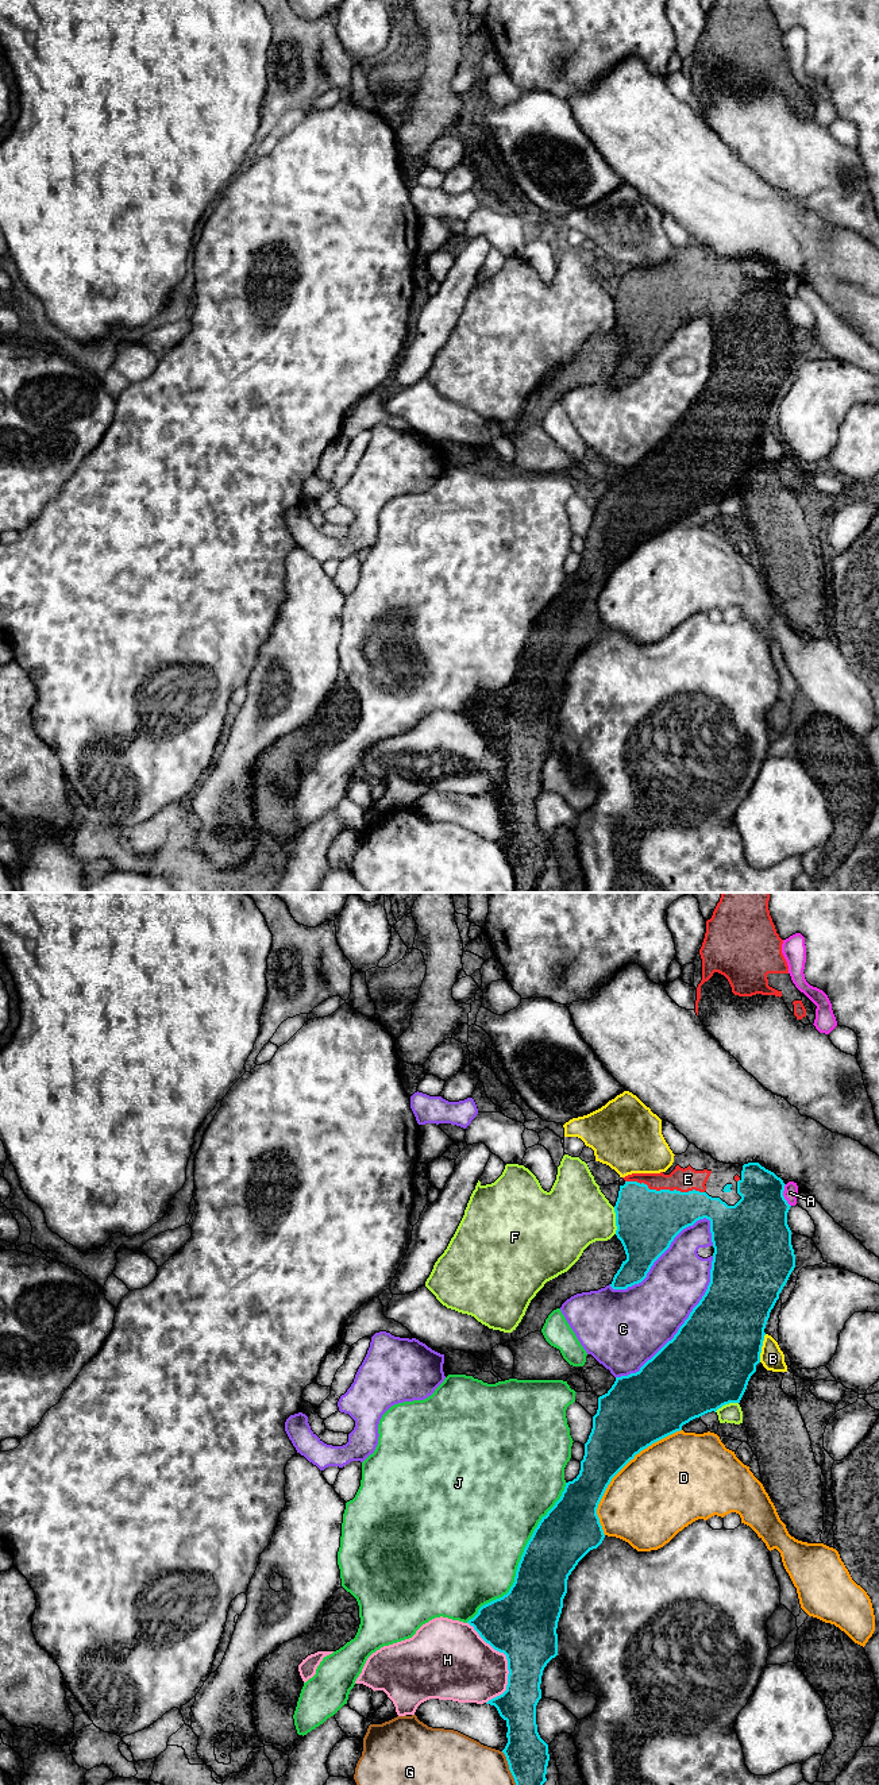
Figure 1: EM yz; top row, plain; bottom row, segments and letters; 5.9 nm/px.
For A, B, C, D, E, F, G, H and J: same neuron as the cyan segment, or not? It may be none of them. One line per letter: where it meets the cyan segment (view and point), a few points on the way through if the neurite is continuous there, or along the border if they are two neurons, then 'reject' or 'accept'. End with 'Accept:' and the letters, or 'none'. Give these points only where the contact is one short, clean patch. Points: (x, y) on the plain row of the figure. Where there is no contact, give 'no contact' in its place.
A: contact yz (782, 288); border yz (785, 277), (783, 290), (790, 299); reject
B: contact yz (760, 440); reject
C: contact yz (682, 417); reject
D: contact yz (619, 563); reject
E: contact yz (664, 282); accept
F: contact yz (616, 313); reject
G: contact yz (512, 867); reject
H: contact yz (508, 755); reject
J: contact yz (521, 651); reject
Accept: E

